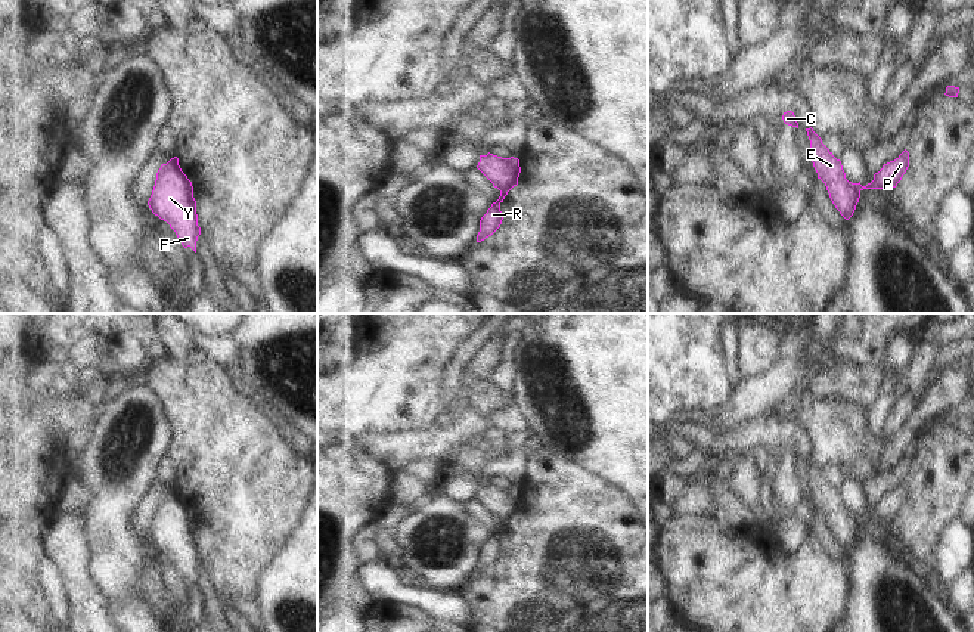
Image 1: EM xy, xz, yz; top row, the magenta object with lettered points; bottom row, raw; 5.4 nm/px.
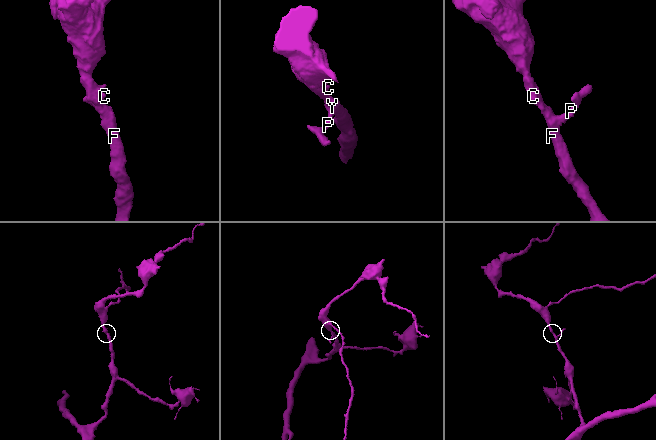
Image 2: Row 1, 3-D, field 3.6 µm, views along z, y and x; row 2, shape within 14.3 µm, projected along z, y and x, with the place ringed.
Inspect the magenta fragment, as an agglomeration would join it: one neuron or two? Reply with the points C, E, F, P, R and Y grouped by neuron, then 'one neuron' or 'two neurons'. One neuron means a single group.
C E F P R Y; one neuron

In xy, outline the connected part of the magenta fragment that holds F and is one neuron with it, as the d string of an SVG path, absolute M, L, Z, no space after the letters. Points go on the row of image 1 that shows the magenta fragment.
M177 157L158 170L148 205L155 216L170 224L184 248L190 247L196 253L201 235L196 201L192 182L182 171Z

